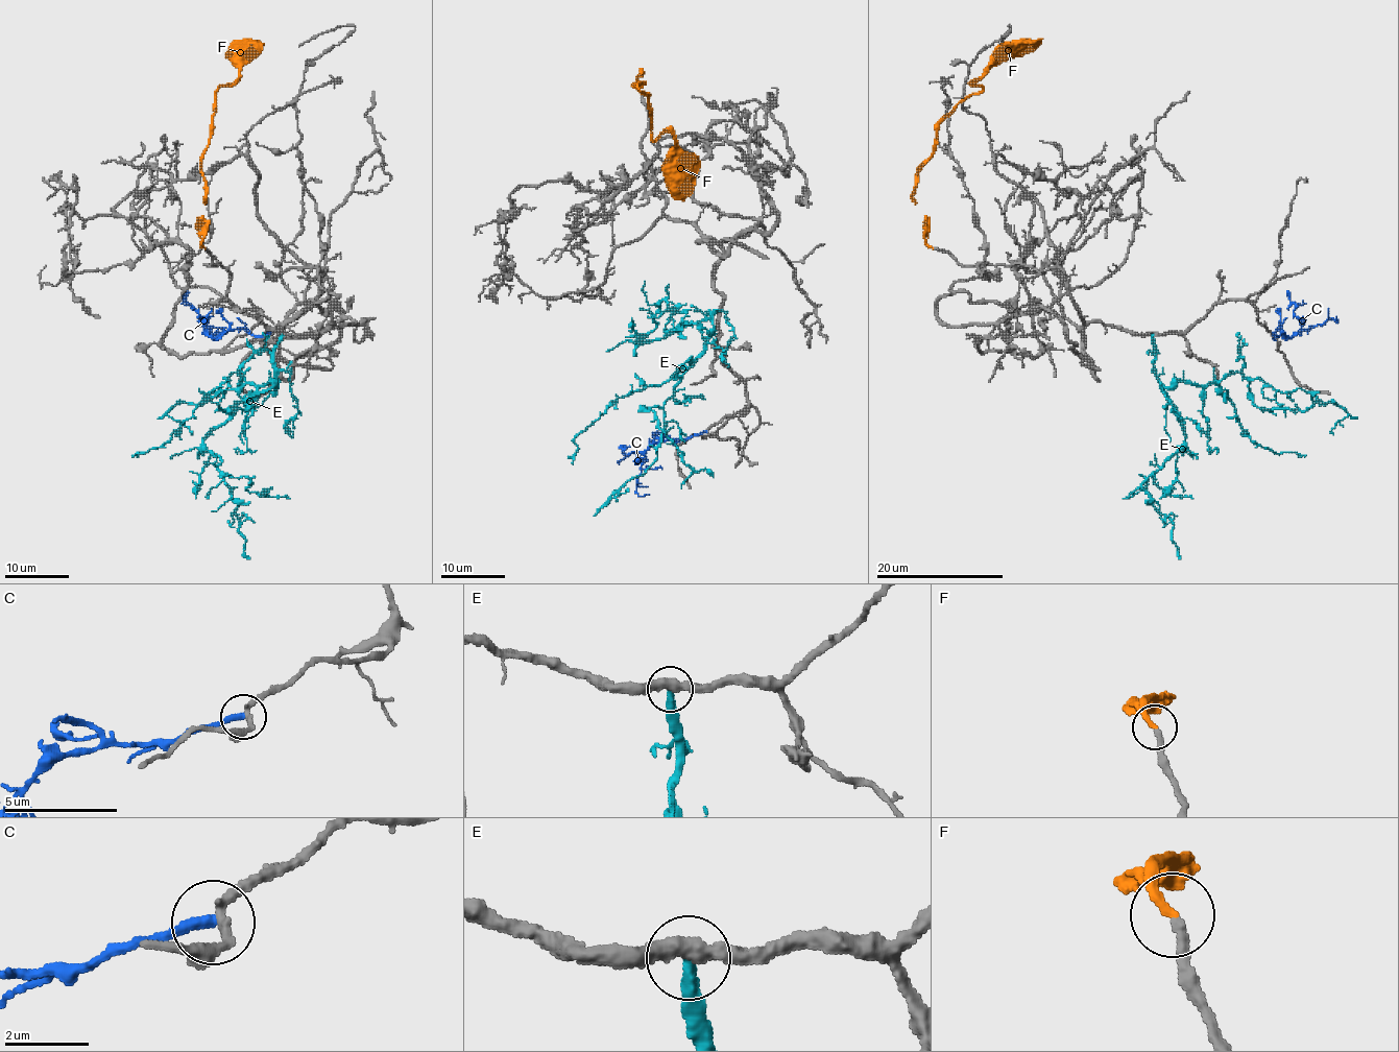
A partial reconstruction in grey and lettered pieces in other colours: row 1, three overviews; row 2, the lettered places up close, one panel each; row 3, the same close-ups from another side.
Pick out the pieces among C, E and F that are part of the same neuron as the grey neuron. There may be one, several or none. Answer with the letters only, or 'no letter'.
F

